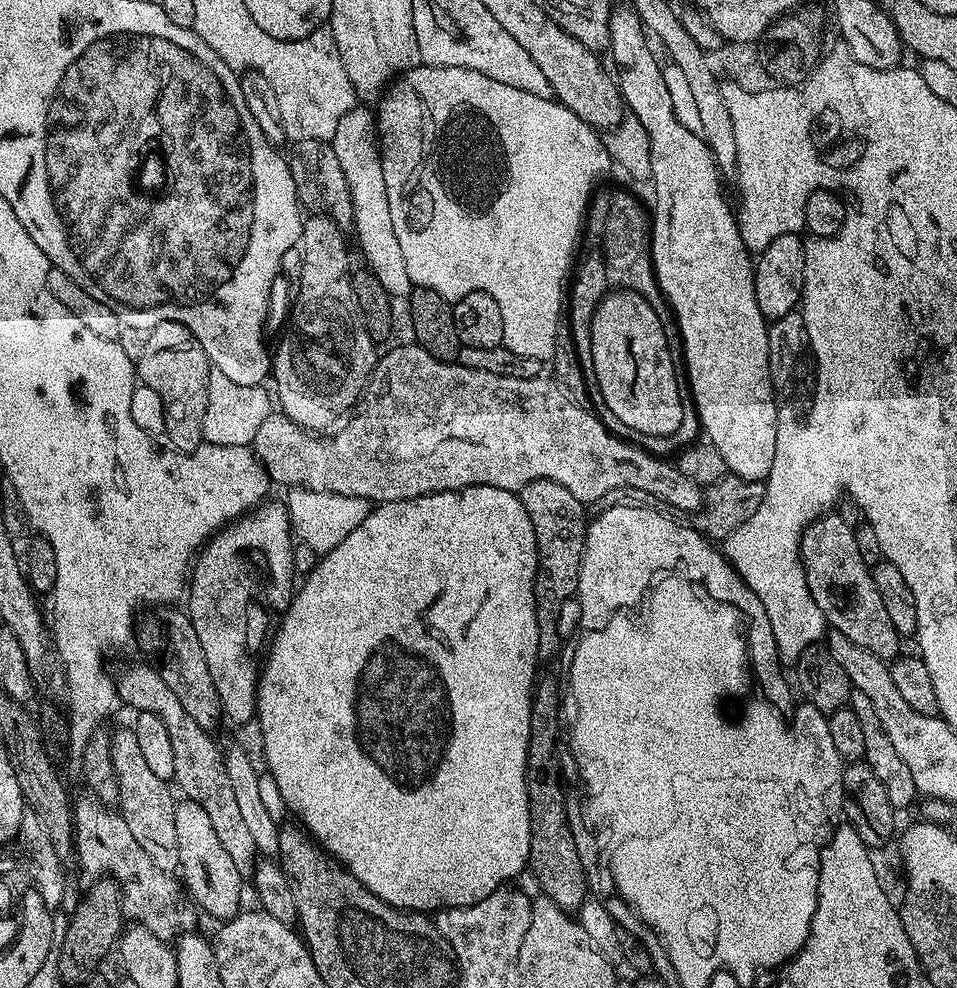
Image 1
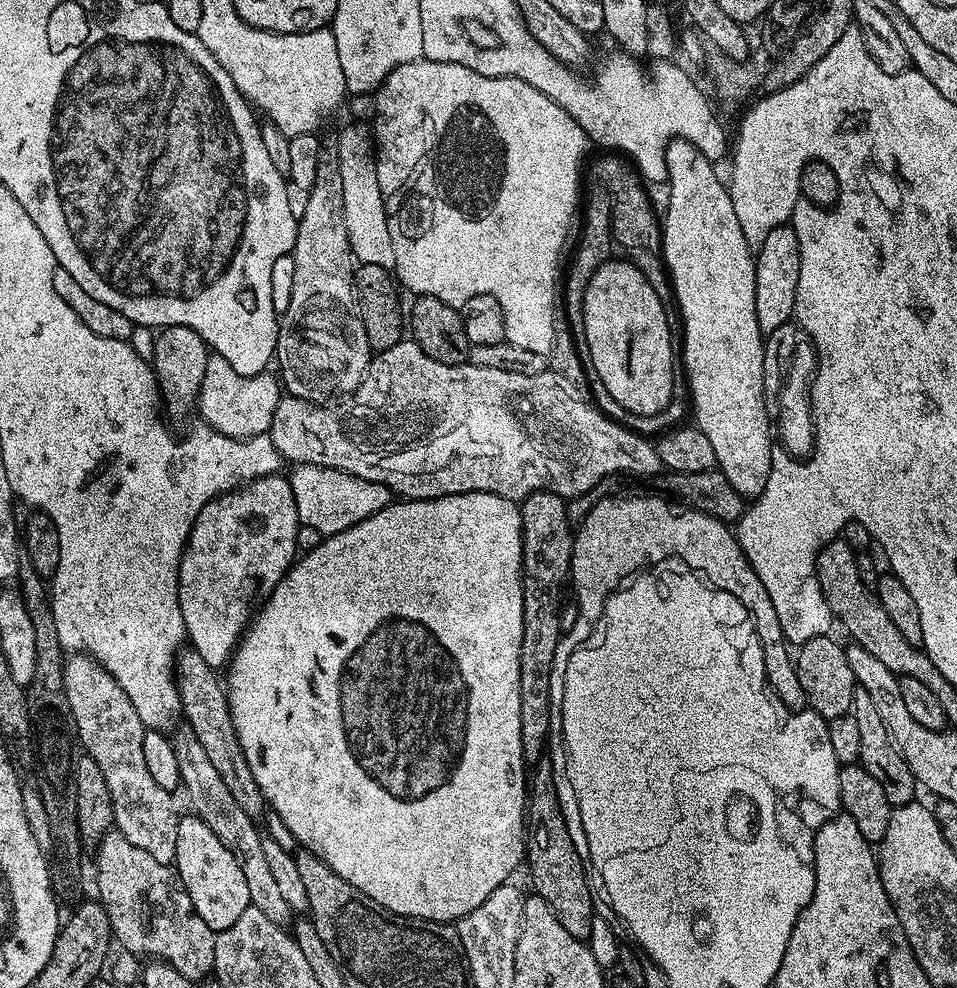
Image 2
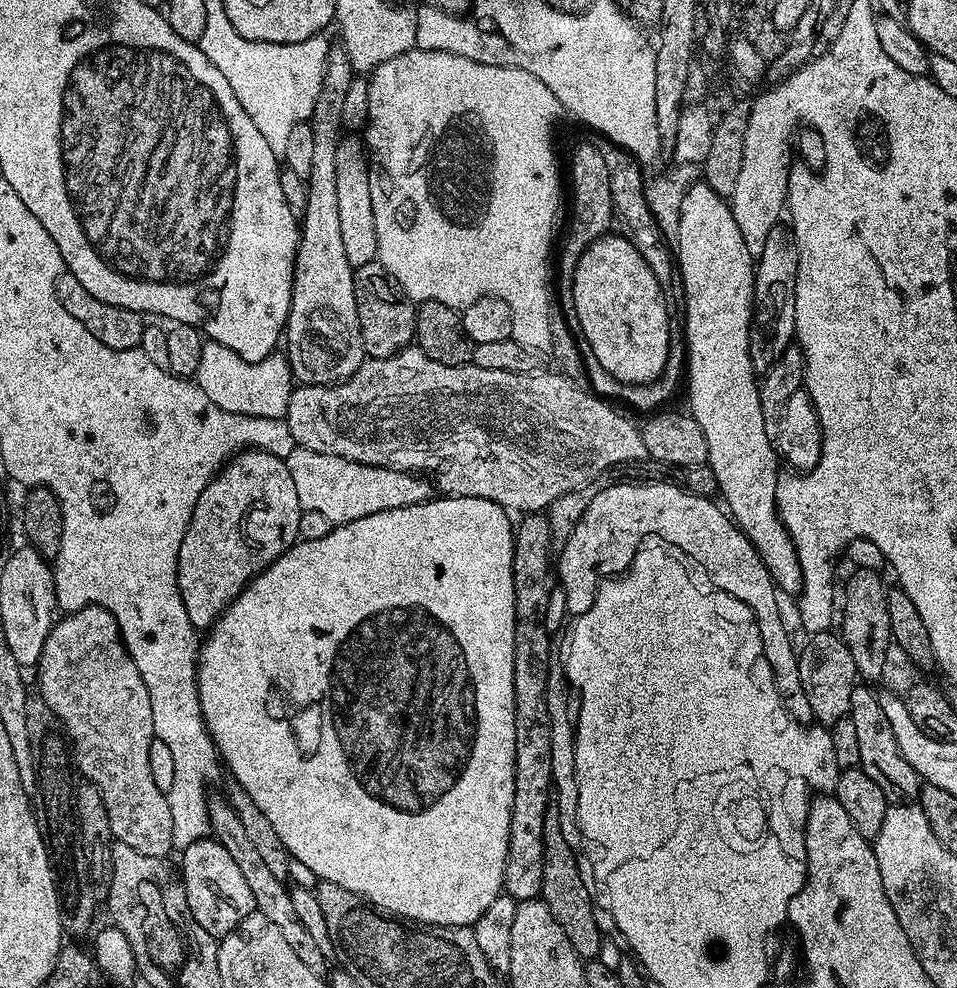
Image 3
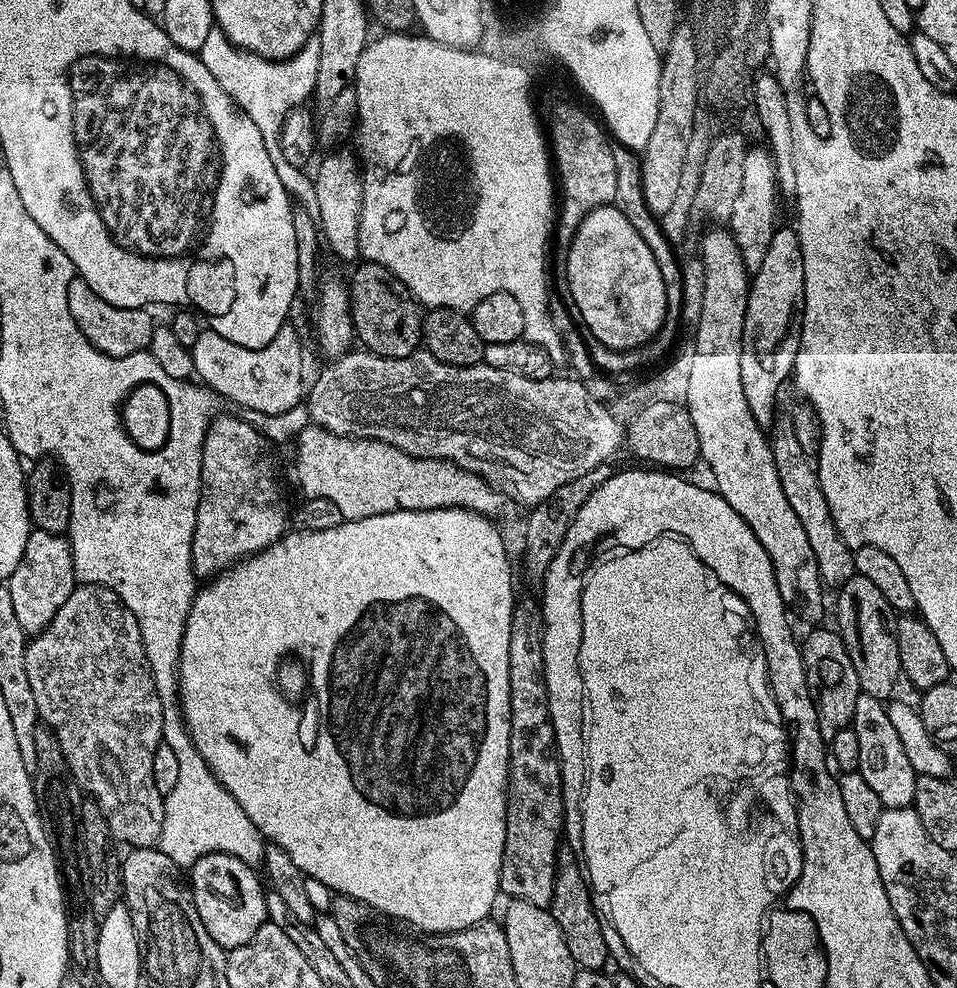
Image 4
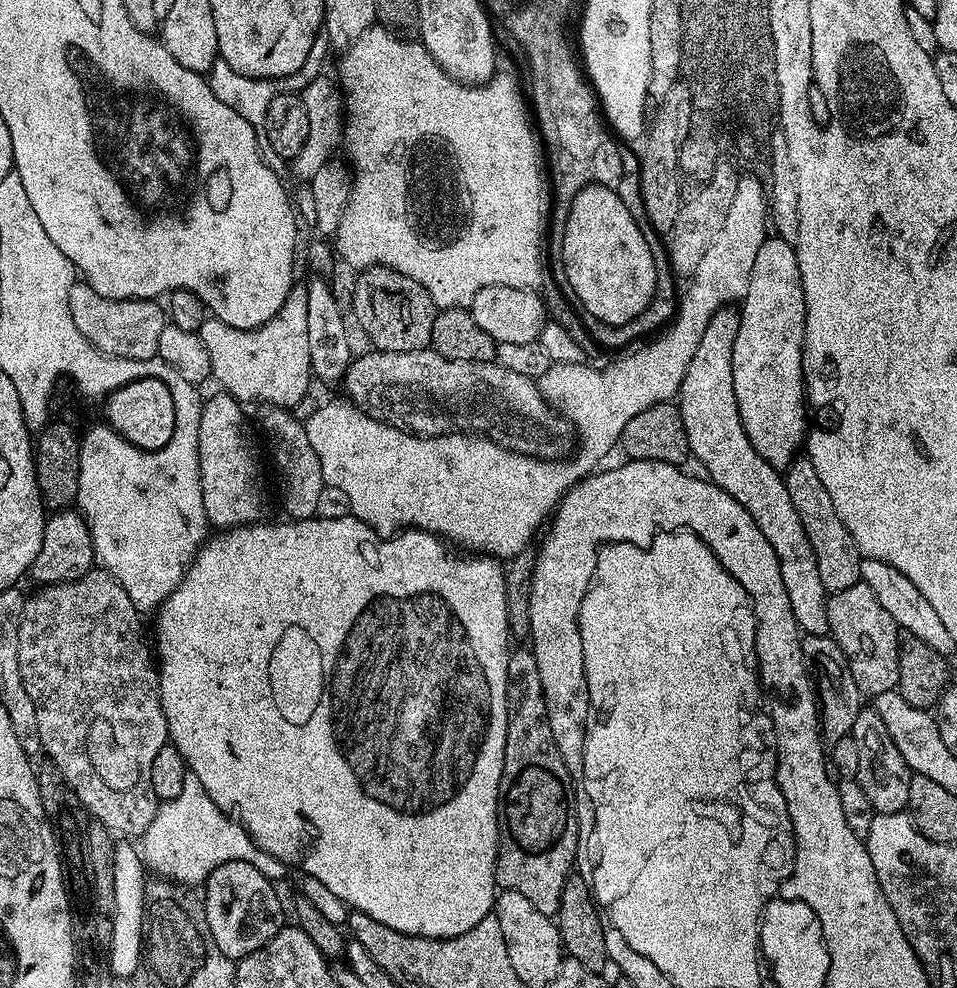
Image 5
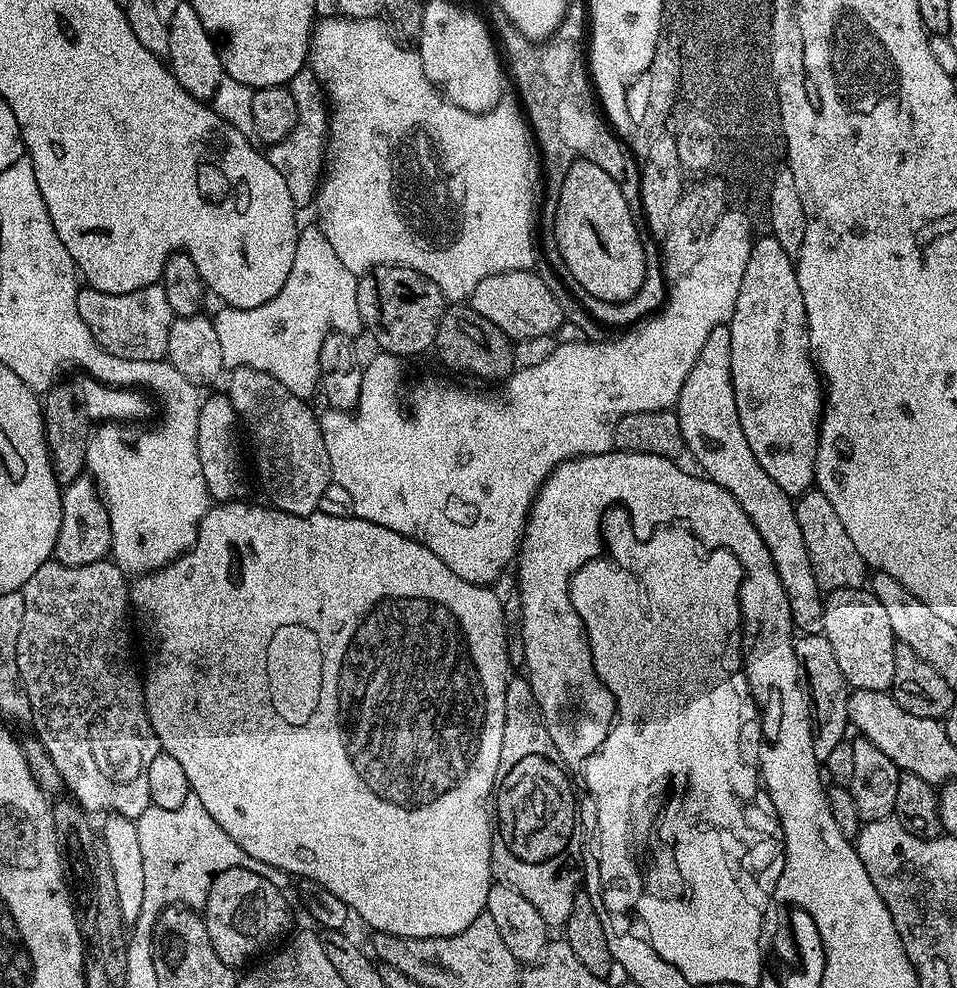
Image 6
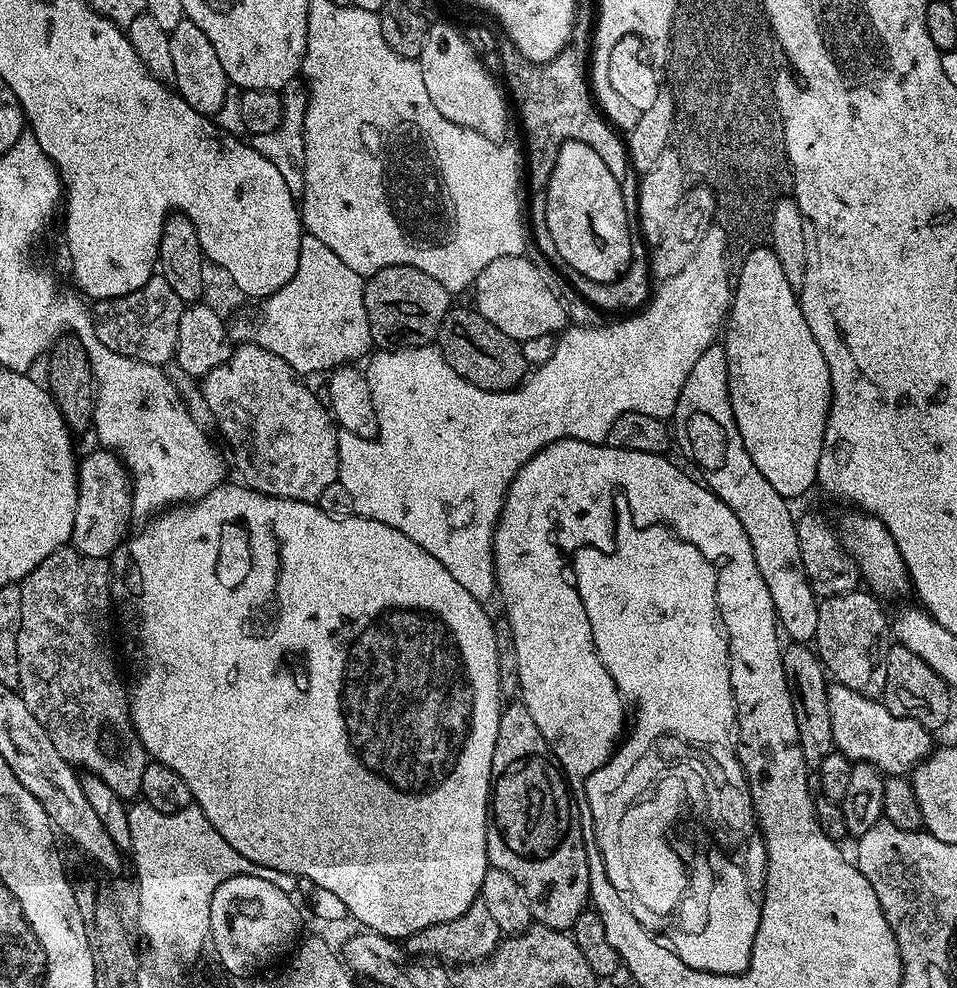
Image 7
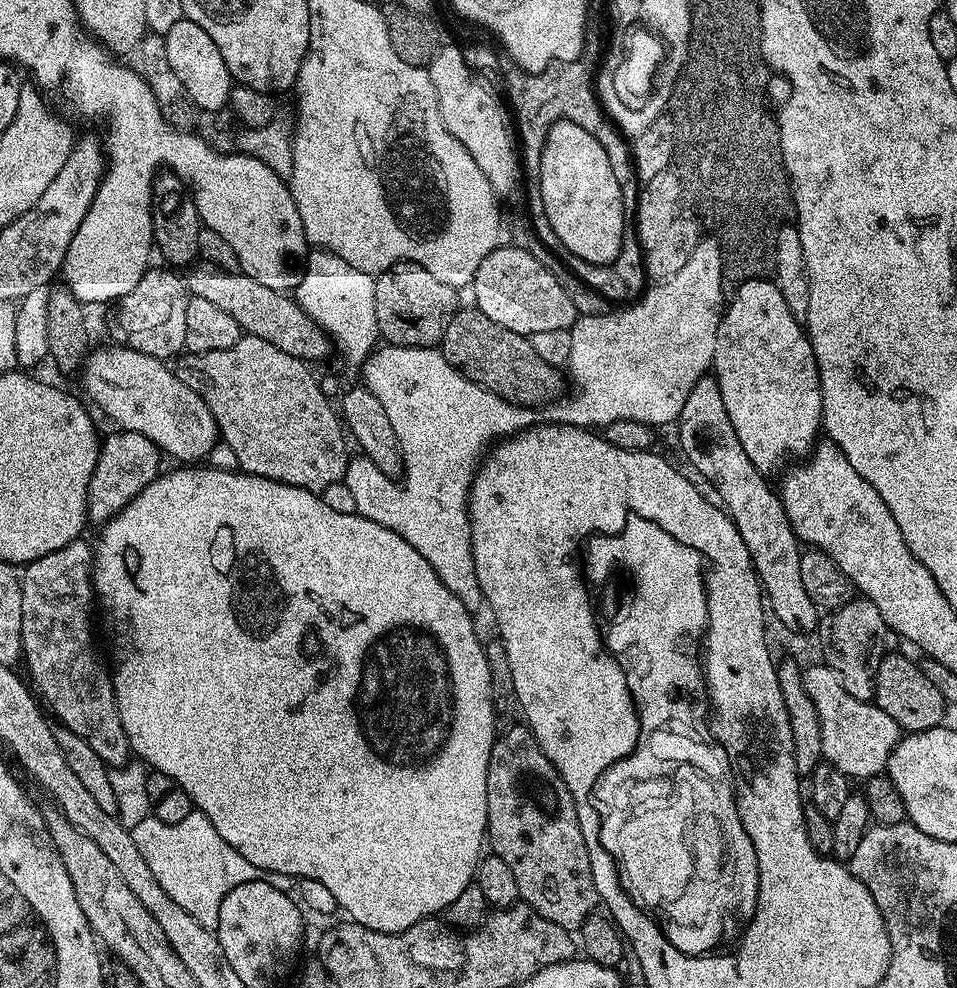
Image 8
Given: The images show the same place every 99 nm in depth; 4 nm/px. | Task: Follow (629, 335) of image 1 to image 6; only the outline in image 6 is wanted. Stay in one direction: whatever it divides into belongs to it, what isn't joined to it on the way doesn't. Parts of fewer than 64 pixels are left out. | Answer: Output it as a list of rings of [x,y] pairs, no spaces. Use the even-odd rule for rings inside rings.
[[[575,160],[570,166],[570,170],[566,174],[566,178],[562,182],[562,190],[556,199],[556,246],[555,251],[560,252],[560,260],[564,263],[563,271],[572,275],[571,283],[581,288],[585,292],[585,297],[601,299],[606,303],[624,303],[630,298],[634,298],[634,294],[638,294],[638,290],[644,281],[646,274],[646,262],[642,254],[642,242],[638,230],[634,230],[634,218],[630,206],[626,206],[626,198],[622,194],[622,190],[618,186],[618,182],[614,178],[610,178],[610,174],[606,174],[606,170],[602,170],[602,166],[598,166],[589,160]]]

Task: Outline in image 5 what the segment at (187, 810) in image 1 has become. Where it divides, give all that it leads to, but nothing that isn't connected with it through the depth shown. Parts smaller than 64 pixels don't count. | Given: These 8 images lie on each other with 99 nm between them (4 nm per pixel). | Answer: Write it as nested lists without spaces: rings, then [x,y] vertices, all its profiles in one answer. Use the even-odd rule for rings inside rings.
[[[226,862],[214,869],[204,881],[202,899],[208,929],[218,950],[222,950],[222,954],[226,954],[229,960],[238,962],[243,956],[254,954],[254,950],[266,946],[266,942],[270,942],[270,938],[277,936],[280,929],[285,927],[284,908],[280,905],[280,896],[276,893],[276,888],[277,885],[273,881],[258,874],[258,870],[254,870],[254,866],[250,866],[247,862]]]

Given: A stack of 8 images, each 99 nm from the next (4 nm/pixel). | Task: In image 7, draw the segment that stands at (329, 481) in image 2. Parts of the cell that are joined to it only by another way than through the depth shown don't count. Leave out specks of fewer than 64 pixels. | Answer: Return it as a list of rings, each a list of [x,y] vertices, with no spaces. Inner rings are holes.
[[[715,232],[708,236],[706,246],[700,249],[699,253],[700,274],[692,274],[694,266],[698,266],[694,260],[688,264],[684,276],[688,276],[688,282],[672,282],[664,288],[660,296],[649,299],[643,310],[629,315],[627,318],[620,318],[617,324],[608,325],[608,322],[601,322],[596,328],[578,328],[569,326],[559,333],[556,345],[554,346],[554,358],[550,362],[541,364],[531,369],[530,375],[525,379],[519,388],[511,388],[505,392],[487,392],[462,378],[458,370],[446,362],[446,358],[440,352],[439,347],[425,346],[423,348],[393,348],[391,350],[380,350],[367,361],[366,375],[370,394],[374,398],[374,410],[378,414],[378,430],[373,439],[358,438],[358,434],[350,434],[343,430],[337,431],[336,441],[338,442],[338,482],[346,486],[346,491],[354,501],[356,515],[365,516],[368,520],[382,522],[382,526],[391,526],[398,530],[398,534],[406,534],[410,542],[418,542],[426,554],[438,558],[446,570],[457,580],[460,585],[474,598],[481,602],[488,602],[491,596],[497,595],[496,587],[496,567],[494,566],[494,534],[496,533],[496,521],[500,518],[500,512],[504,509],[504,498],[508,494],[508,488],[512,485],[512,480],[522,470],[530,458],[538,450],[550,446],[559,440],[581,440],[591,444],[605,443],[610,434],[610,426],[614,426],[614,421],[622,418],[622,414],[627,412],[637,412],[638,414],[650,414],[659,420],[668,420],[675,417],[676,407],[678,406],[678,394],[682,394],[682,386],[686,386],[686,378],[690,378],[690,370],[694,367],[694,362],[698,362],[702,350],[706,350],[711,344],[717,343],[718,337],[722,332],[722,325],[725,323],[725,316],[722,314],[726,301],[726,290],[724,286],[724,276],[722,276],[722,236],[720,232]]]

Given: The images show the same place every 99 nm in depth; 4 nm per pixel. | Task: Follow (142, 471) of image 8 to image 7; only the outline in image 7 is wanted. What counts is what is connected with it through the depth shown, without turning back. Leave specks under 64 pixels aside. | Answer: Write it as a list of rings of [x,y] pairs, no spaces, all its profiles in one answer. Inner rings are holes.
[[[97,447],[88,457],[81,459],[76,472],[78,482],[78,506],[74,506],[74,530],[72,531],[71,547],[90,558],[103,560],[111,557],[116,547],[124,543],[129,535],[128,523],[134,520],[132,515],[132,482],[124,461],[107,448]]]

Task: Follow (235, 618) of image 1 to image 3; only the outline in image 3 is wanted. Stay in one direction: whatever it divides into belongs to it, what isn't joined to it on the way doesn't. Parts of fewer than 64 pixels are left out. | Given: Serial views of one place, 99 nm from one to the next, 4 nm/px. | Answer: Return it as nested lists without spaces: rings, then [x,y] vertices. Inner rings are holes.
[[[250,448],[237,452],[223,468],[217,472],[214,479],[198,494],[198,502],[194,506],[194,514],[190,518],[190,526],[186,526],[186,538],[182,538],[182,546],[178,550],[178,590],[182,594],[182,606],[186,606],[186,614],[190,614],[190,622],[197,630],[207,630],[216,623],[224,611],[232,604],[235,596],[240,596],[242,590],[259,572],[265,572],[286,549],[291,548],[298,540],[298,518],[301,514],[298,493],[294,487],[294,478],[290,478],[290,470],[285,457],[263,452],[261,448]]]

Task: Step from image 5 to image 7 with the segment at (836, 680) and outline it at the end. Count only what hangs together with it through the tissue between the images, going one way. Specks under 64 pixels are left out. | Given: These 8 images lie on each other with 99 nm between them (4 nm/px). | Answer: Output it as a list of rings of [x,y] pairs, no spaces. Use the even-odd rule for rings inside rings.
[[[788,642],[782,648],[784,677],[794,702],[794,718],[798,722],[798,738],[802,746],[801,756],[806,758],[809,770],[819,769],[822,758],[834,751],[834,730],[830,730],[830,706],[828,705],[829,677],[819,656],[808,644]]]

